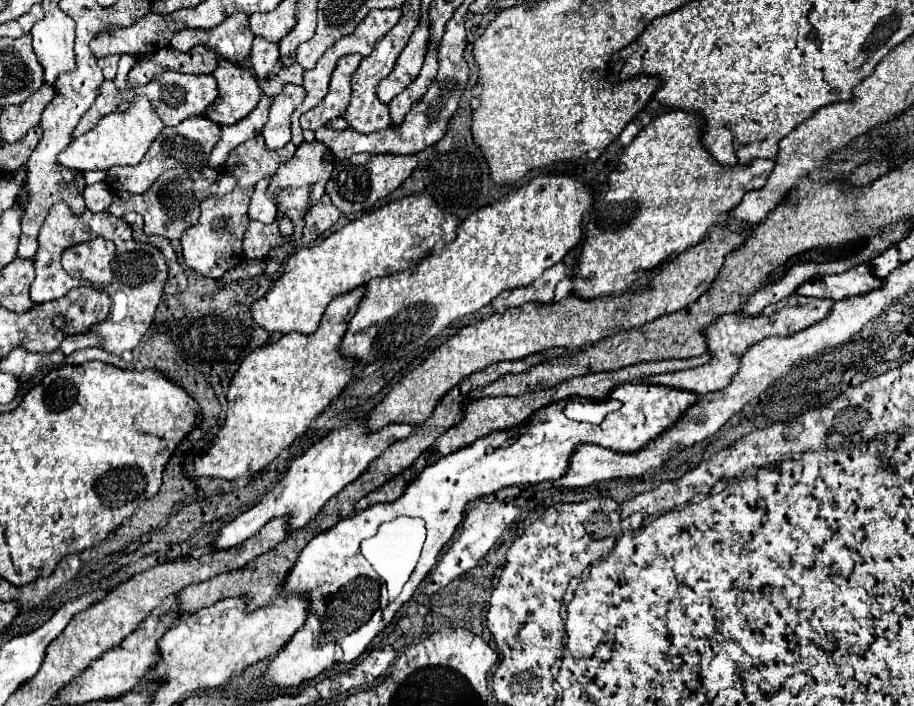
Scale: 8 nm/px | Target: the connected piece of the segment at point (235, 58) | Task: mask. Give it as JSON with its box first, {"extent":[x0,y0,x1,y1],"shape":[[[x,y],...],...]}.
{"extent":[170,13,252,63],"shape":[[[234,13],[214,29],[184,29],[174,33],[170,45],[182,53],[196,45],[204,45],[232,63],[240,63],[250,55],[252,31],[248,29],[248,15]]]}

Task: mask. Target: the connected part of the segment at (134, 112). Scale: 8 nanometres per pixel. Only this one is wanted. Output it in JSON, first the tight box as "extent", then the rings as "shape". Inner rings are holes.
{"extent":[56,95,162,171],"shape":[[[136,95],[130,111],[126,113],[110,113],[102,117],[88,133],[80,135],[78,139],[70,141],[68,149],[56,157],[58,165],[78,171],[90,171],[90,169],[108,169],[114,165],[138,165],[138,161],[144,157],[156,135],[162,131],[162,121],[158,119],[156,111],[152,109],[150,101],[146,97]]]}

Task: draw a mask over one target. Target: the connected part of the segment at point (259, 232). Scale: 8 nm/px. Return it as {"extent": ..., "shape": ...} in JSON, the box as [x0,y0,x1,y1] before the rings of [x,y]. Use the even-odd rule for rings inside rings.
{"extent":[242,221,282,259],"shape":[[[276,221],[272,225],[250,223],[242,241],[243,252],[249,259],[264,259],[272,247],[282,243],[282,235],[278,233]]]}

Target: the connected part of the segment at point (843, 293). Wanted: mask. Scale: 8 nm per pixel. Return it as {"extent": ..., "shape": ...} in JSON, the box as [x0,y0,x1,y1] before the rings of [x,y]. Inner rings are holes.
{"extent":[796,265,882,299],"shape":[[[856,265],[838,275],[820,275],[796,289],[798,295],[824,297],[824,299],[848,299],[852,295],[864,295],[868,291],[880,289],[882,279],[874,277],[868,265]]]}

